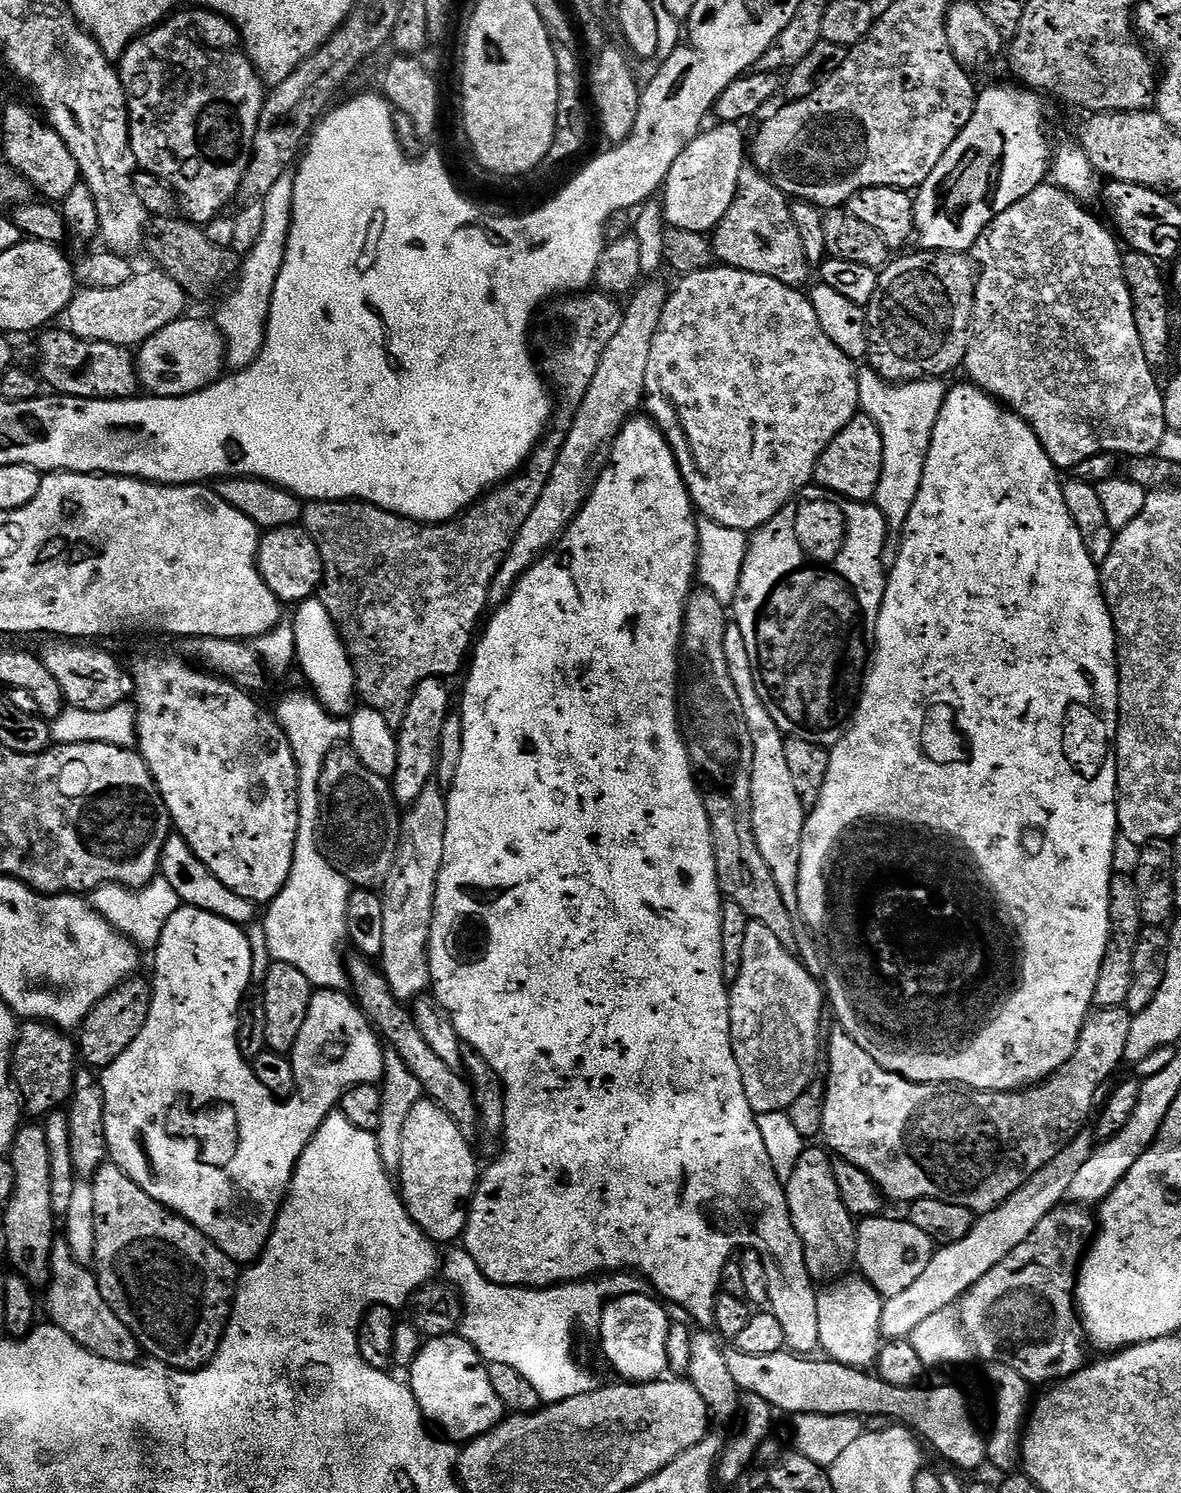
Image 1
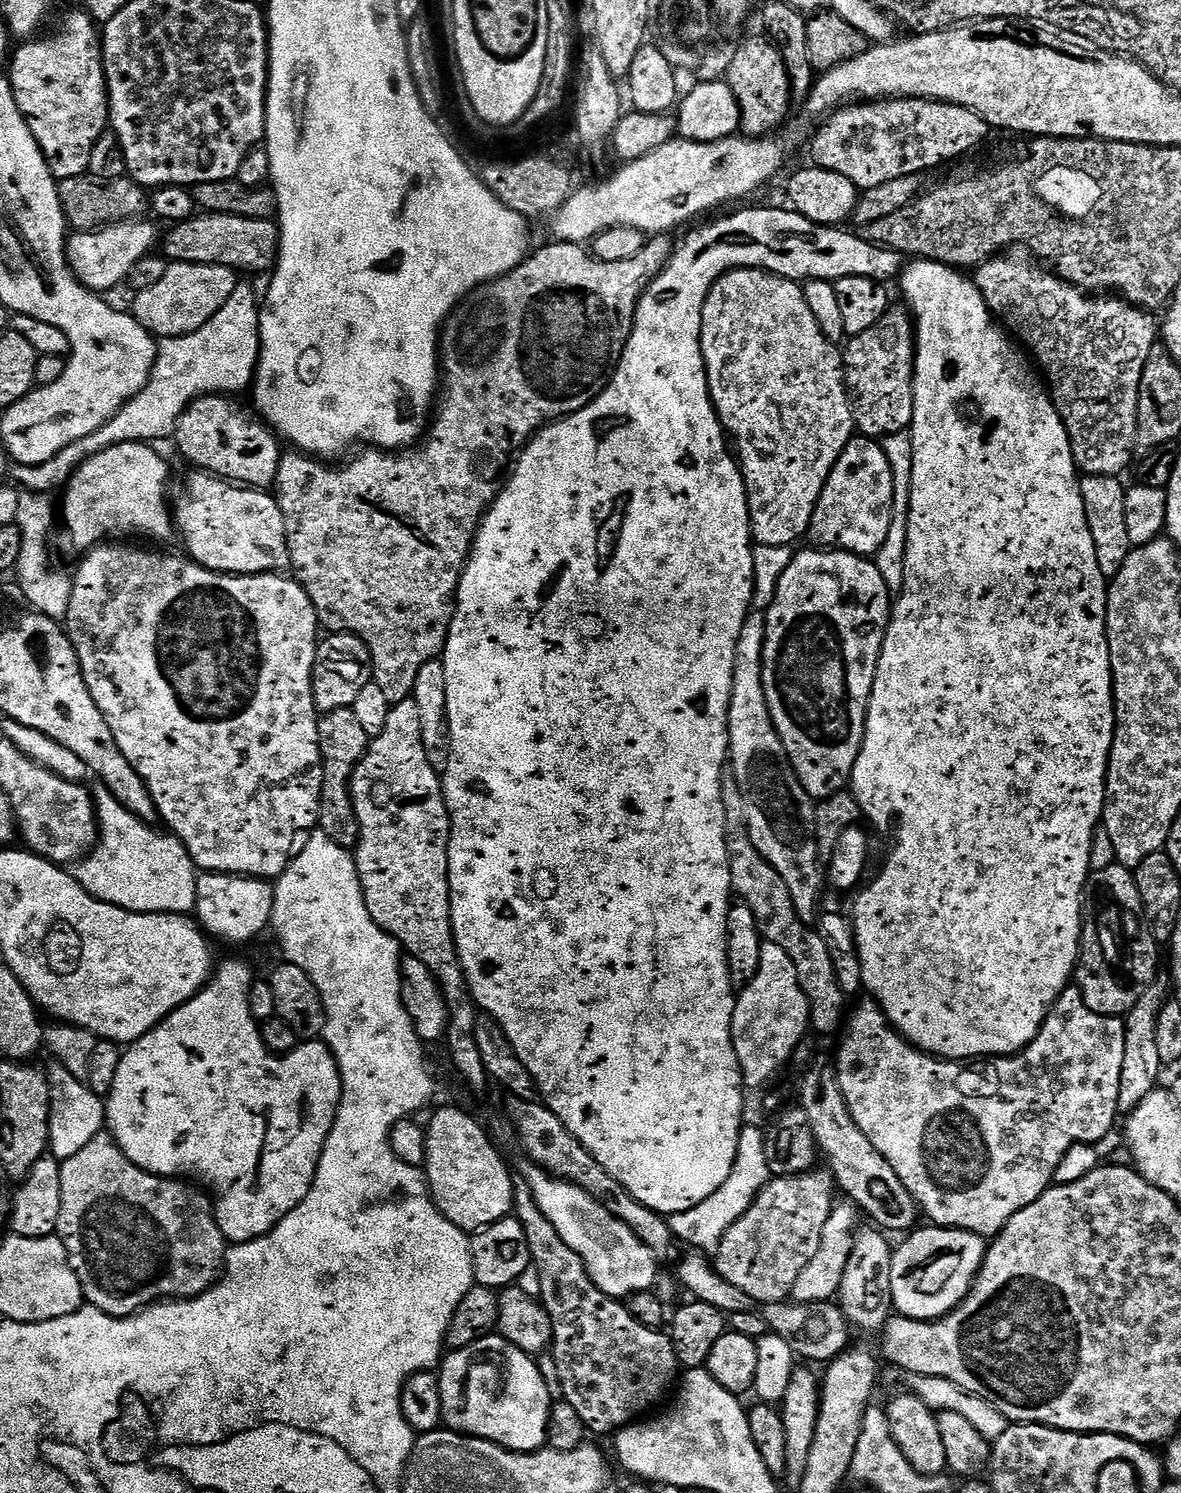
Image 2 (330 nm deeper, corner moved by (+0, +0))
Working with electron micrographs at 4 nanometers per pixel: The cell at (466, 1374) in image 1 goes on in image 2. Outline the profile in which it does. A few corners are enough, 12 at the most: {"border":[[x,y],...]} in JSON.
{"border":[[499,1334],[448,1352],[443,1423],[511,1452],[548,1438],[537,1361]]}

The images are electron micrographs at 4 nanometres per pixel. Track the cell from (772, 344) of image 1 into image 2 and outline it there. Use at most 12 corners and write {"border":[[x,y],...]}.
{"border":[[762,268],[702,306],[752,539],[807,537],[854,435],[844,357]]}

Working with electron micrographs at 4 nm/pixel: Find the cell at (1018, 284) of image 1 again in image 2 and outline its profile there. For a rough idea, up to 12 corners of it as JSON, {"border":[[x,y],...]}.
{"border":[[987,260],[977,290],[1031,353],[1077,469],[1137,451],[1151,311],[1047,267]]}

